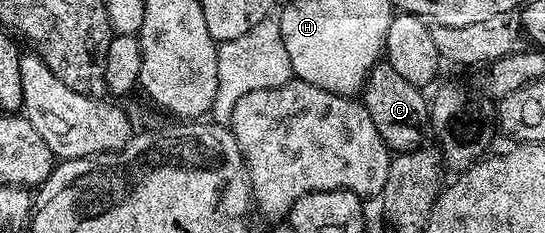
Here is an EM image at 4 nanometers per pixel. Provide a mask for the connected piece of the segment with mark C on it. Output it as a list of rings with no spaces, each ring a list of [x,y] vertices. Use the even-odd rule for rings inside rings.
[[[379,62],[369,72],[363,89],[363,103],[367,114],[371,114],[371,122],[375,122],[375,130],[383,138],[383,142],[394,153],[410,152],[426,143],[425,132],[430,131],[430,101],[418,85],[407,82],[395,71],[395,66],[387,62]]]

